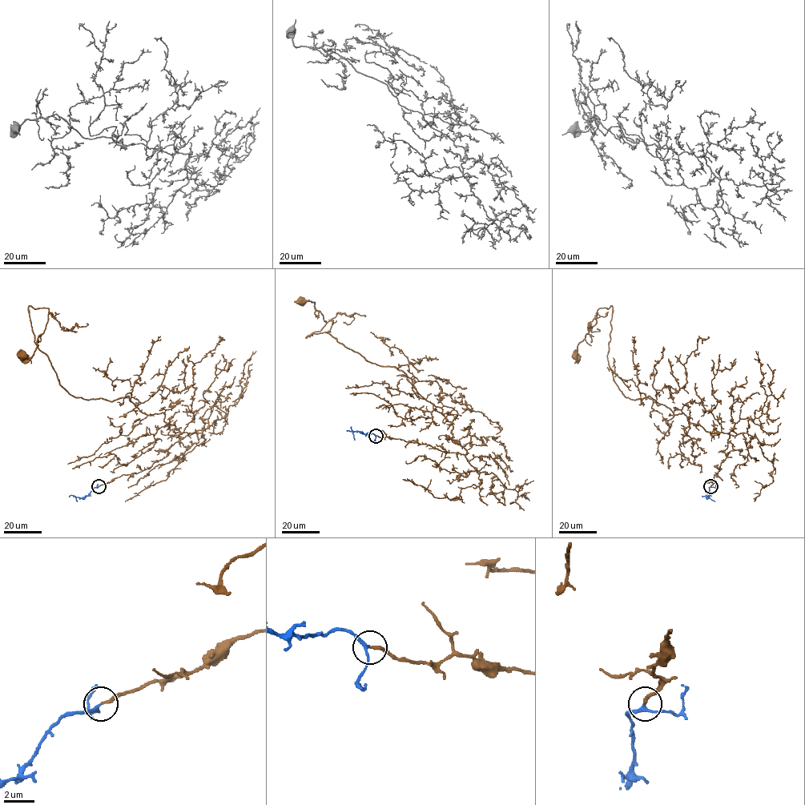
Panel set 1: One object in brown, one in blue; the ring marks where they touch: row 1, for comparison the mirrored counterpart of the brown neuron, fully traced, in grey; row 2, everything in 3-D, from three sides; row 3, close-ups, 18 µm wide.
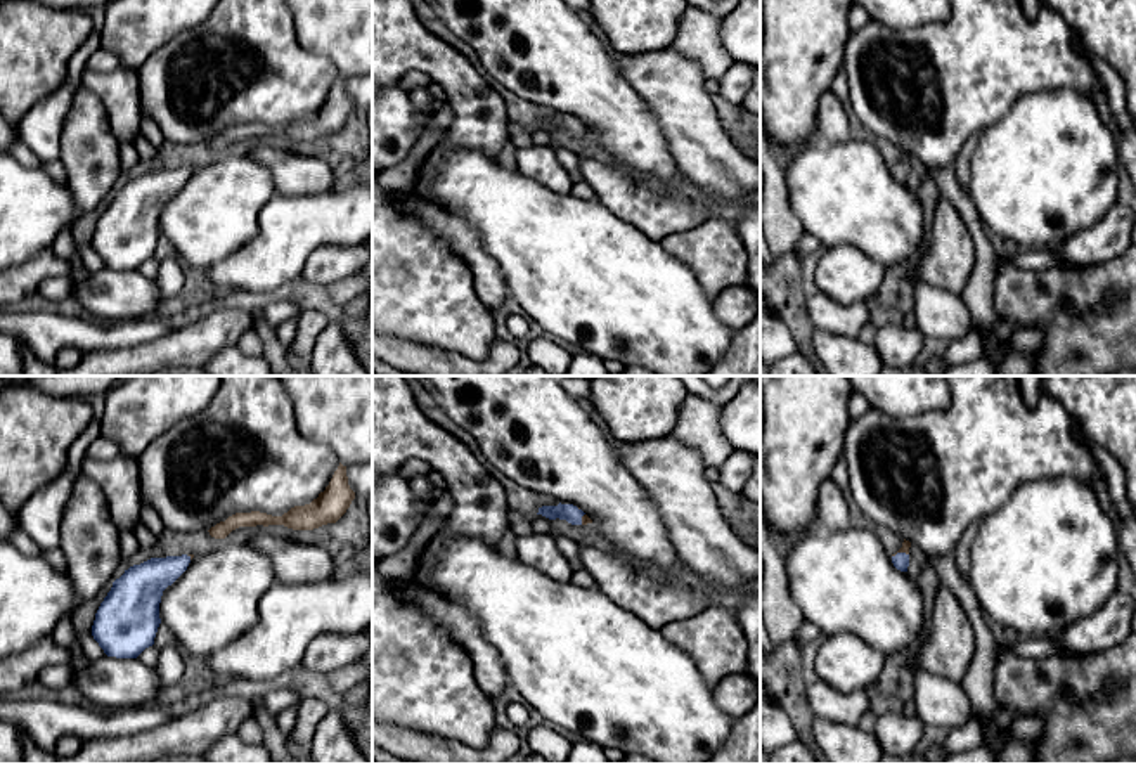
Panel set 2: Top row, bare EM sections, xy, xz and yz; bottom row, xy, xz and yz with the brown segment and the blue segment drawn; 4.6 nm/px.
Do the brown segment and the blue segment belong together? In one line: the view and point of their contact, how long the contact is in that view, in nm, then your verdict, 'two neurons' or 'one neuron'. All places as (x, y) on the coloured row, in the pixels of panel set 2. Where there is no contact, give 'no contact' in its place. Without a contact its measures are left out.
meets brown in yz at (899, 551); contact 80 nm long; one neuron

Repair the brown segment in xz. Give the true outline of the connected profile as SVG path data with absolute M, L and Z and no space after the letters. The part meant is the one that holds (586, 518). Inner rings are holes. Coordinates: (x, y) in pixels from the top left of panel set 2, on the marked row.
M558 504L558 506L542 506L539 508L539 513L549 520L566 520L571 525L587 525L592 523L592 520L577 506L573 504Z

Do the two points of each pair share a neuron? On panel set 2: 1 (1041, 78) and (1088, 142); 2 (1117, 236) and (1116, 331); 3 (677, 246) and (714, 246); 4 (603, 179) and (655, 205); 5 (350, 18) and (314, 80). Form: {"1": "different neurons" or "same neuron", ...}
{"1": "different neurons", "2": "different neurons", "3": "same neuron", "4": "same neuron", "5": "different neurons"}

